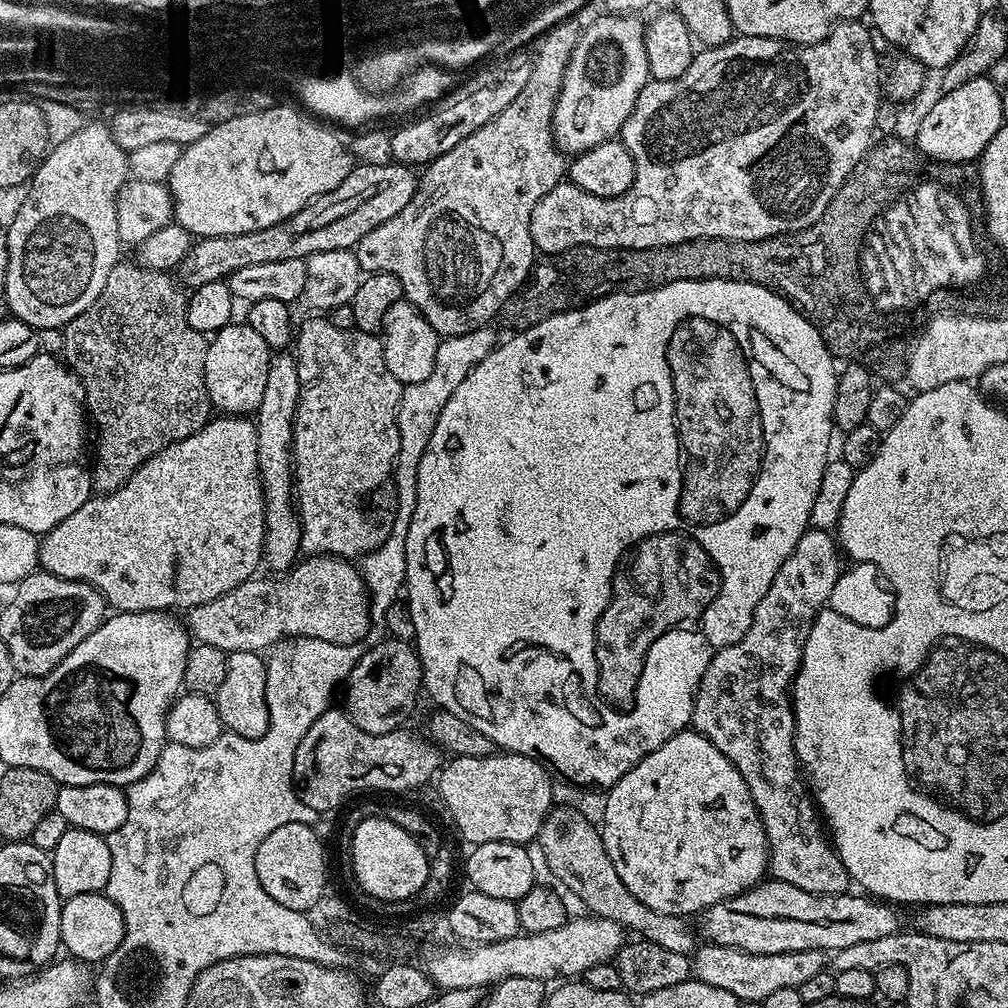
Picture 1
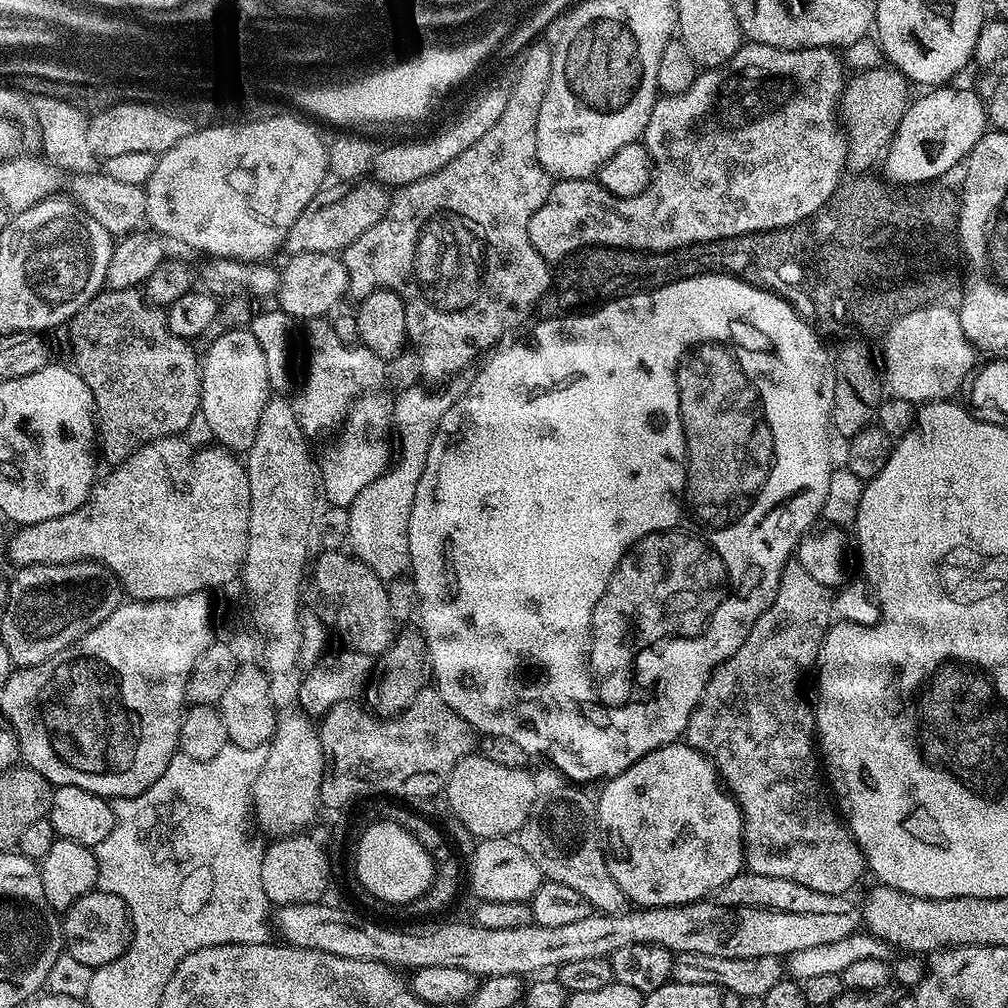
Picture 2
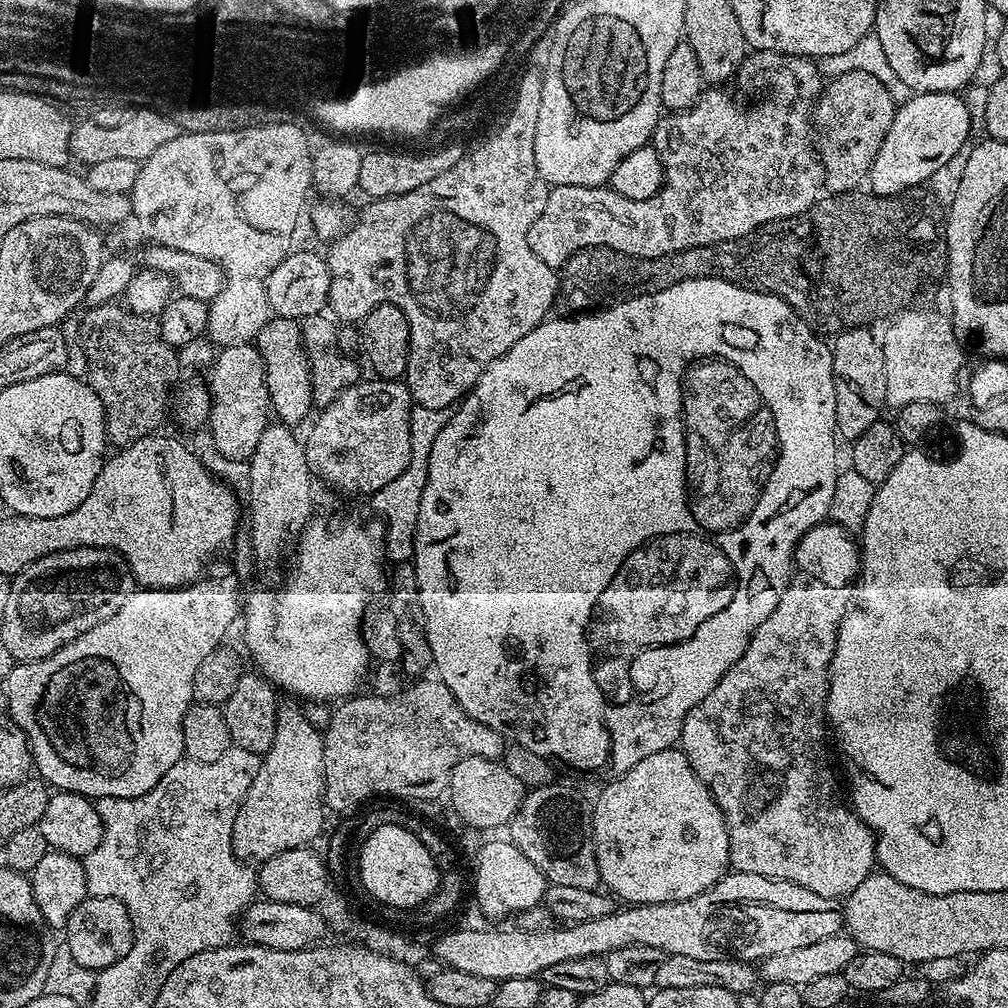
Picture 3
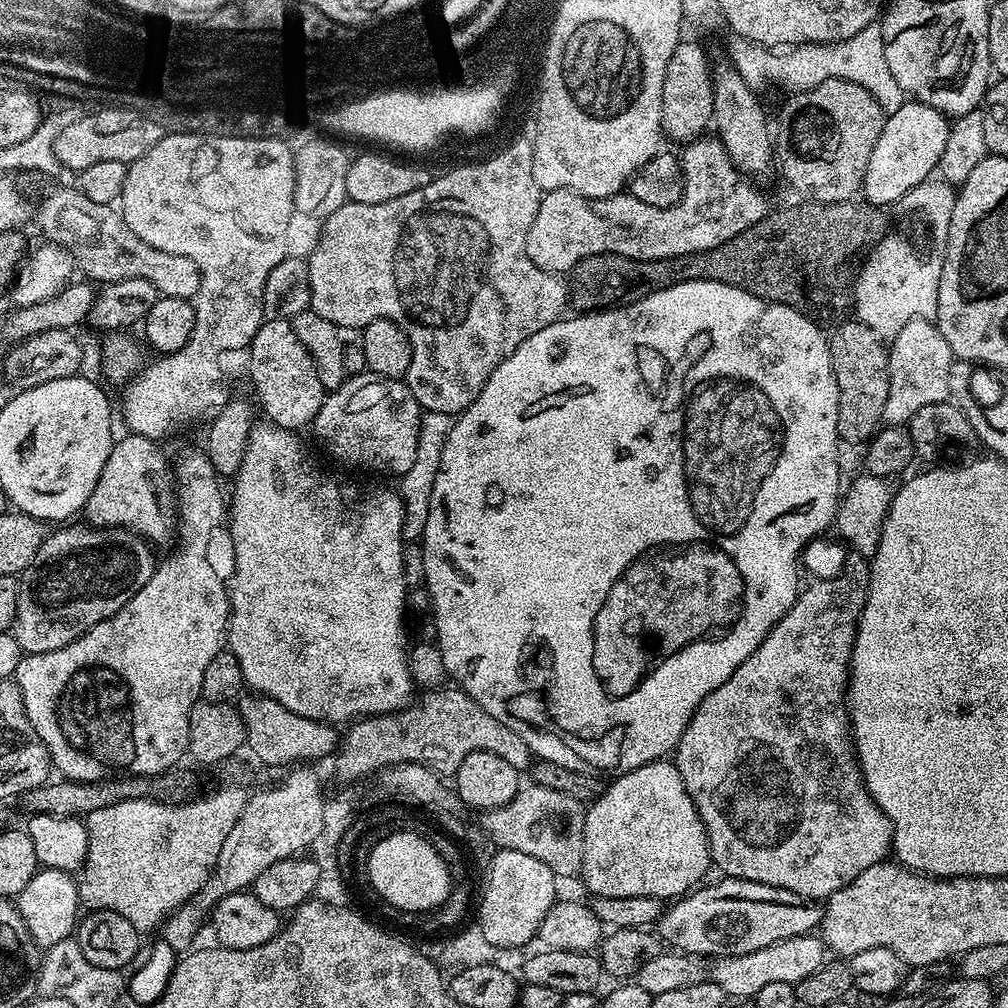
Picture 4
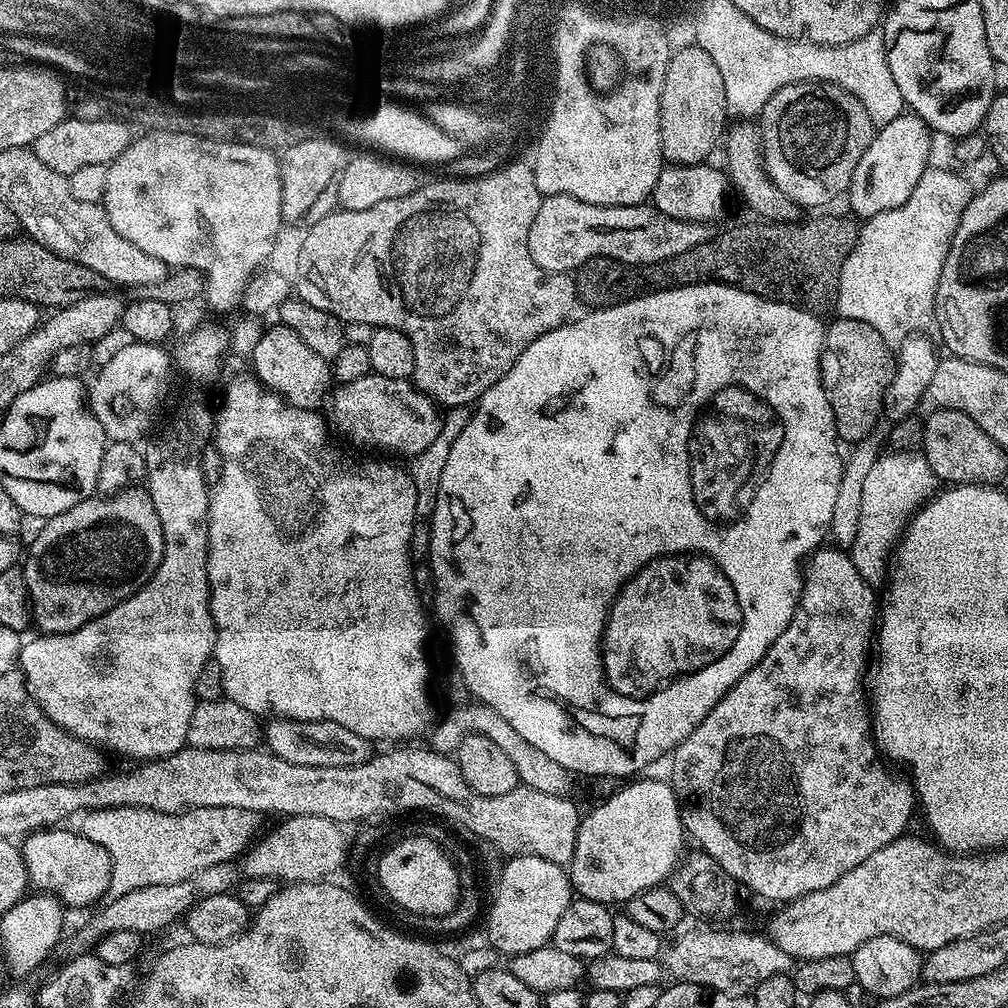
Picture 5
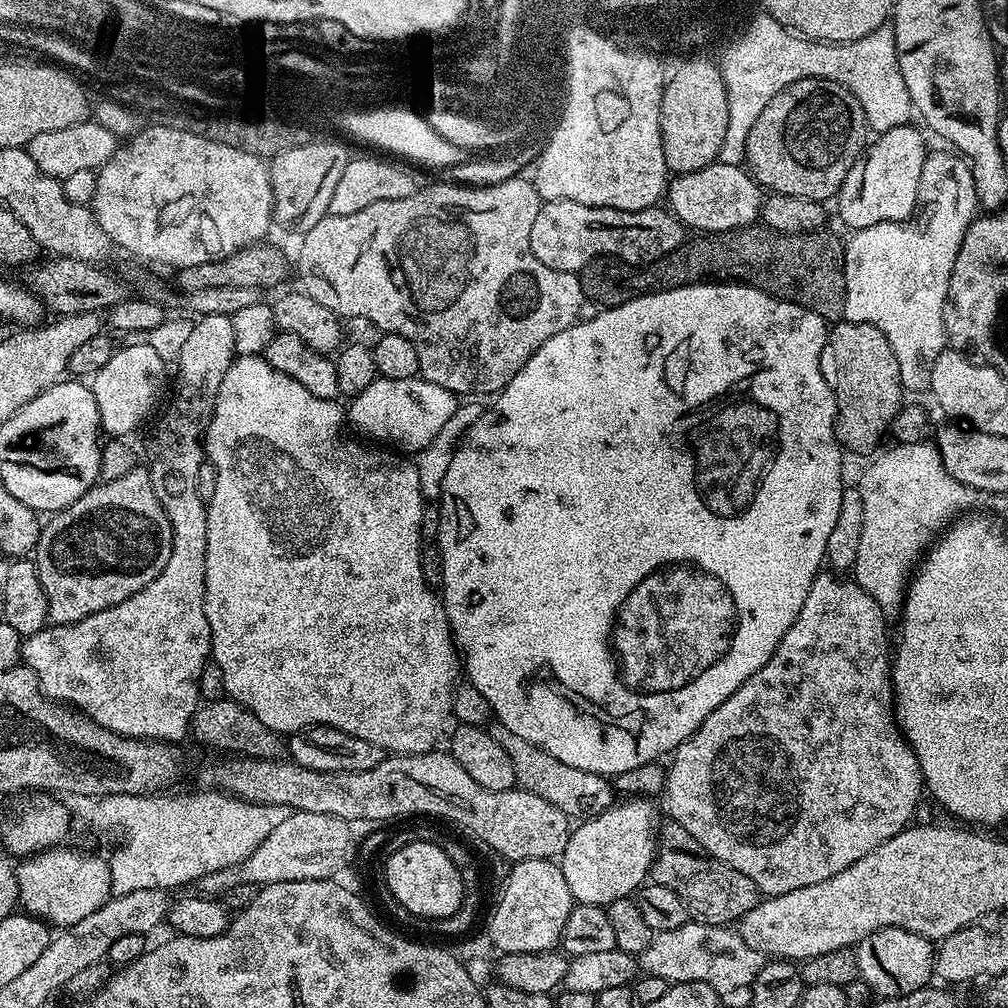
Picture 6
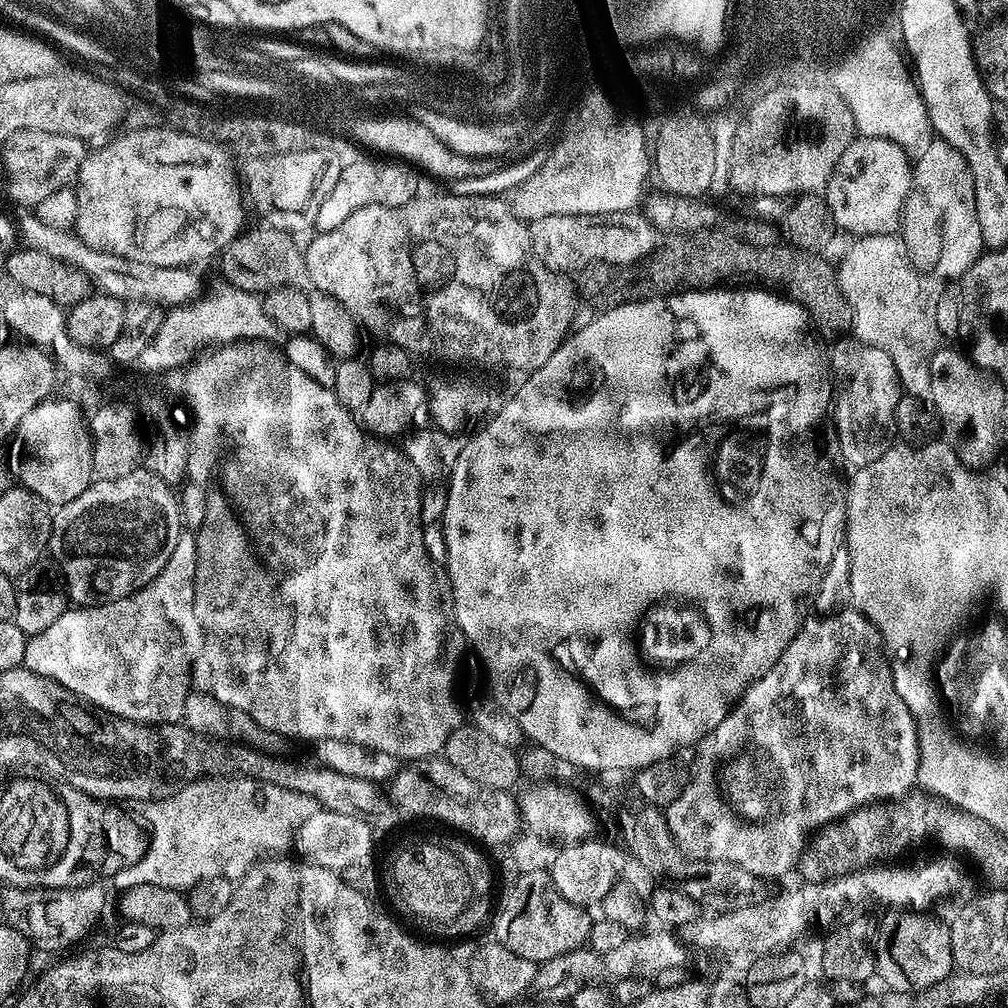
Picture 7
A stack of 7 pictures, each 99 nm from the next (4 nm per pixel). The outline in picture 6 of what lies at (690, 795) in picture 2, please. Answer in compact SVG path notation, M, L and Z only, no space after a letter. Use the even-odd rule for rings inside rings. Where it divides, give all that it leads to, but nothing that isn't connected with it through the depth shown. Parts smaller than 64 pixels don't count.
M628 798L623 802L613 803L602 814L577 823L569 831L566 850L558 857L558 863L576 904L607 906L616 900L627 900L649 879L658 847L655 803L648 798Z

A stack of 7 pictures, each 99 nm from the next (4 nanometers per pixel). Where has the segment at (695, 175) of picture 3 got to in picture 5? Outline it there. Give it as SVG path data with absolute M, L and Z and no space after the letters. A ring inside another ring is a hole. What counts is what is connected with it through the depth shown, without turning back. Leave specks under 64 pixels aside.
M558 194L543 197L538 206L538 214L534 214L534 222L530 226L528 249L530 258L543 272L575 273L590 258L609 256L627 264L657 264L663 260L674 258L678 254L686 254L694 246L706 242L710 238L709 225L699 220L679 220L662 214L651 203L645 202L634 206L598 206L590 202L582 202L573 196Z

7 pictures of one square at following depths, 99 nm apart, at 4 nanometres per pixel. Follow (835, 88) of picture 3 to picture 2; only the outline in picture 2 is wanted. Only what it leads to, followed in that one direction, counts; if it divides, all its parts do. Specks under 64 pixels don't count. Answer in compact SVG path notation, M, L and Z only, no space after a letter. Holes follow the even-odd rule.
M881 66L866 68L855 73L847 83L842 97L842 108L855 121L850 130L850 164L856 170L868 170L876 159L885 155L892 142L892 135L898 130L910 103L908 88L910 81L897 68Z

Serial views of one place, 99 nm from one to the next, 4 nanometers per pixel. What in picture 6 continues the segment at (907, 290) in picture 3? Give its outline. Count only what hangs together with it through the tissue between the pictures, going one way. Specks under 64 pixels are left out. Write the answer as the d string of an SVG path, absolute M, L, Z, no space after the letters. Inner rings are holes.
M749 226L735 228L729 232L709 232L696 234L685 239L669 256L664 256L653 264L637 266L625 264L623 260L611 256L598 256L585 268L581 268L580 289L584 292L585 301L592 300L601 309L617 308L631 300L643 296L653 296L655 292L666 292L670 288L685 288L691 284L710 284L713 282L735 282L748 284L767 292L769 296L777 296L791 304L802 306L814 314L818 314L826 322L844 320L844 244L836 236L827 236L827 231L809 232L806 236L775 232L767 226Z

